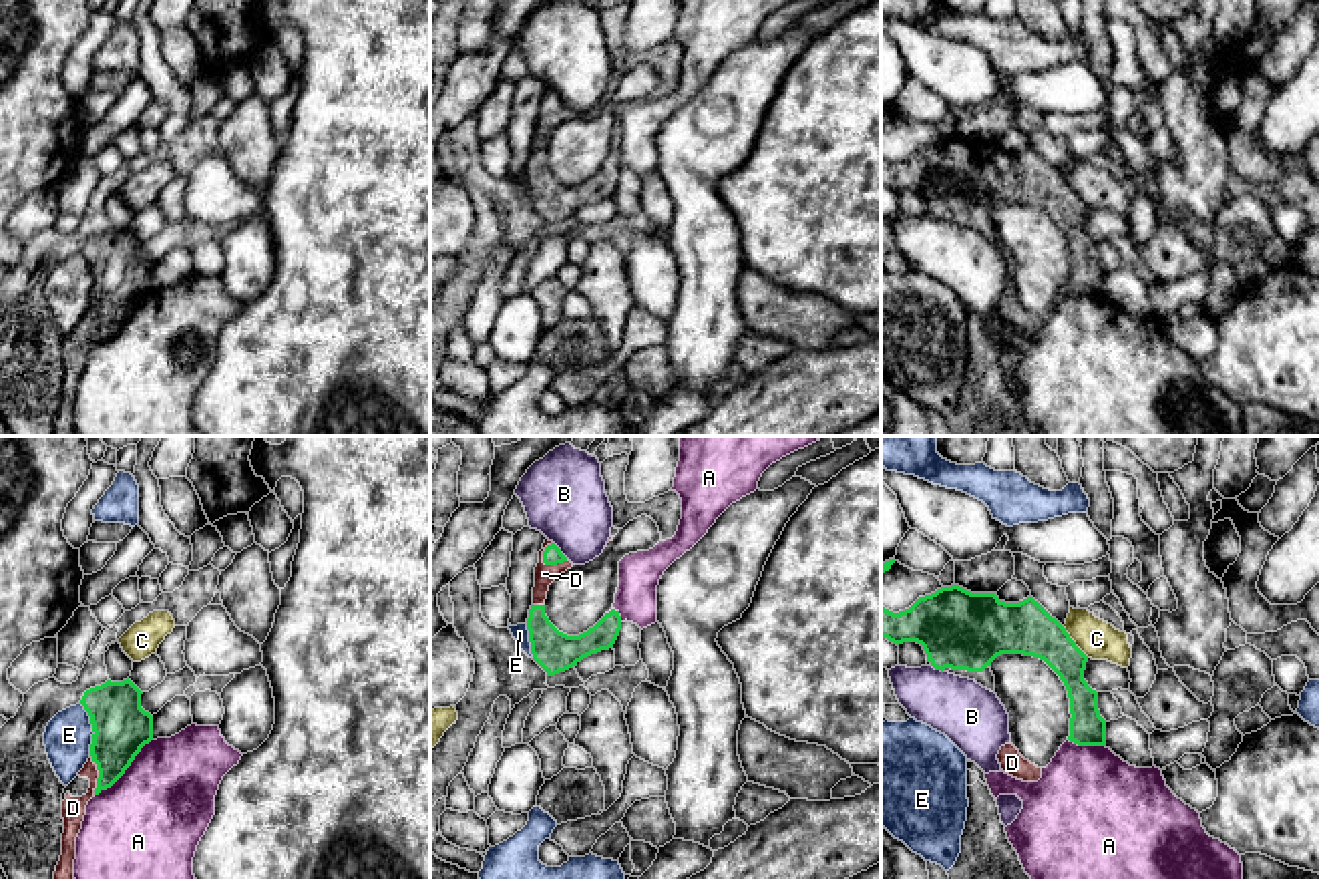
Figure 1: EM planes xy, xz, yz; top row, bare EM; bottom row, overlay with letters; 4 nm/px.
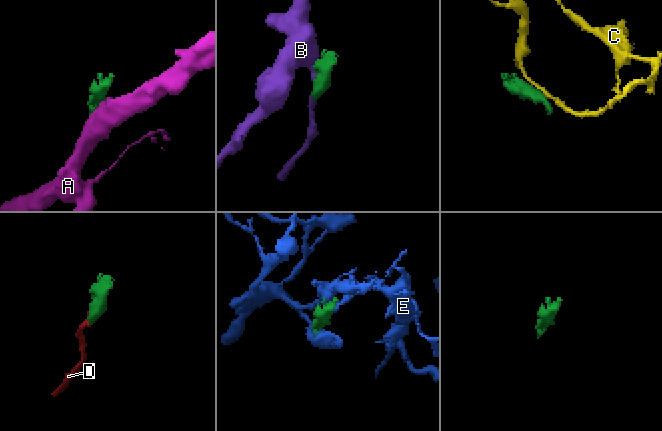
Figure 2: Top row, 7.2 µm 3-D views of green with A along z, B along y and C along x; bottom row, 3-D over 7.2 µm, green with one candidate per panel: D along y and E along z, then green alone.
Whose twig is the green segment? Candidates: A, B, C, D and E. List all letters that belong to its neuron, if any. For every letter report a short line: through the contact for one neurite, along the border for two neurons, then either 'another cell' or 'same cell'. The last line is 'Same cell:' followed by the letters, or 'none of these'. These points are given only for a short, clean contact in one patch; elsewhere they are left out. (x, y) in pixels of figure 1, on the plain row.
A: another cell
B: another cell
C: another cell
D: same cell
E: another cell
Same cell: D

